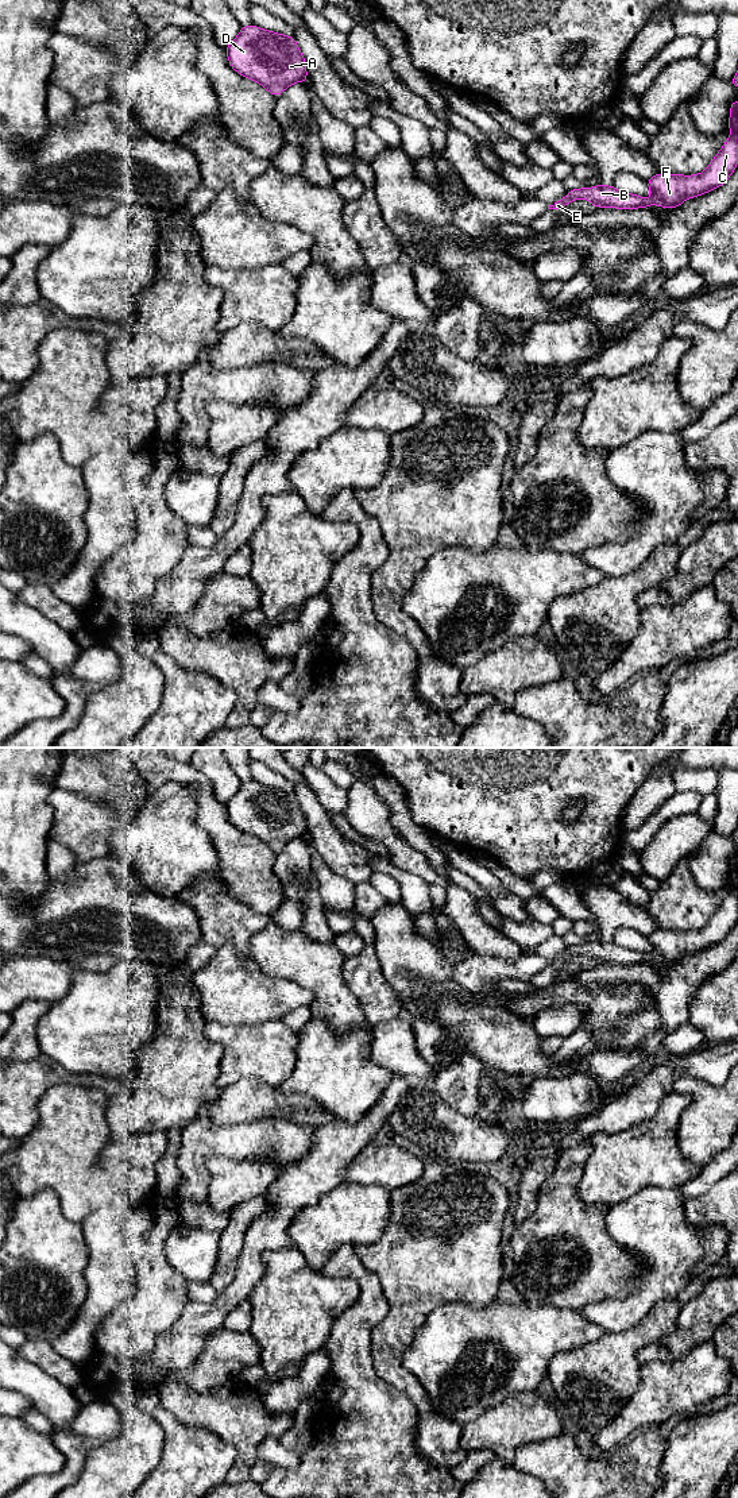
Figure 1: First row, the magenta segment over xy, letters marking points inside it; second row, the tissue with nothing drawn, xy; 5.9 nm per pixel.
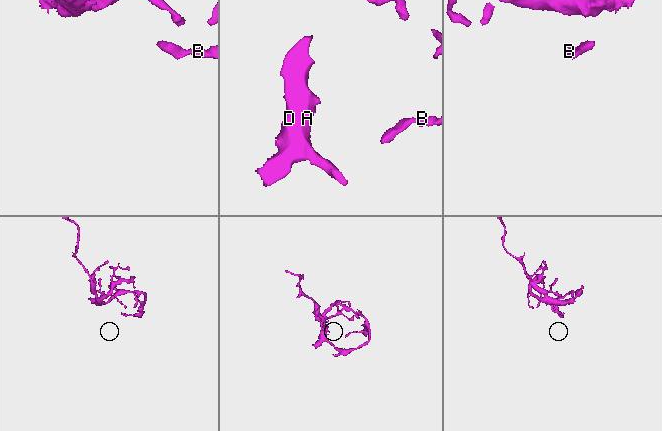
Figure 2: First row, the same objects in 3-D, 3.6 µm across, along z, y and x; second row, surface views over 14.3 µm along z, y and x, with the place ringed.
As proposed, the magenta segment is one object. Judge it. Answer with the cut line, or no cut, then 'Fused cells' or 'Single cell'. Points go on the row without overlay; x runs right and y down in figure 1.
No split. Single cell

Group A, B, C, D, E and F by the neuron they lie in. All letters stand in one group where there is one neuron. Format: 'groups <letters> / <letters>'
groups A B C D E F

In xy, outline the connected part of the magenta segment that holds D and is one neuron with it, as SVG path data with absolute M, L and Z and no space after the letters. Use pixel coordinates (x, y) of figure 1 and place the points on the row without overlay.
M254 780L242 783L237 792L225 803L231 823L240 831L260 839L267 848L278 853L295 838L308 835L305 814L294 795Z

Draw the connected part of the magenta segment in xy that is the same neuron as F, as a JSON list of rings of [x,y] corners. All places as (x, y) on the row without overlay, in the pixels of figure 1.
[[[738,854],[731,858],[729,884],[731,887],[719,908],[700,930],[658,928],[648,935],[652,954],[621,947],[614,941],[599,939],[592,943],[569,945],[569,949],[548,961],[548,965],[561,966],[568,958],[586,954],[596,964],[638,965],[649,961],[677,964],[685,955],[702,951],[722,942],[738,920]]]

